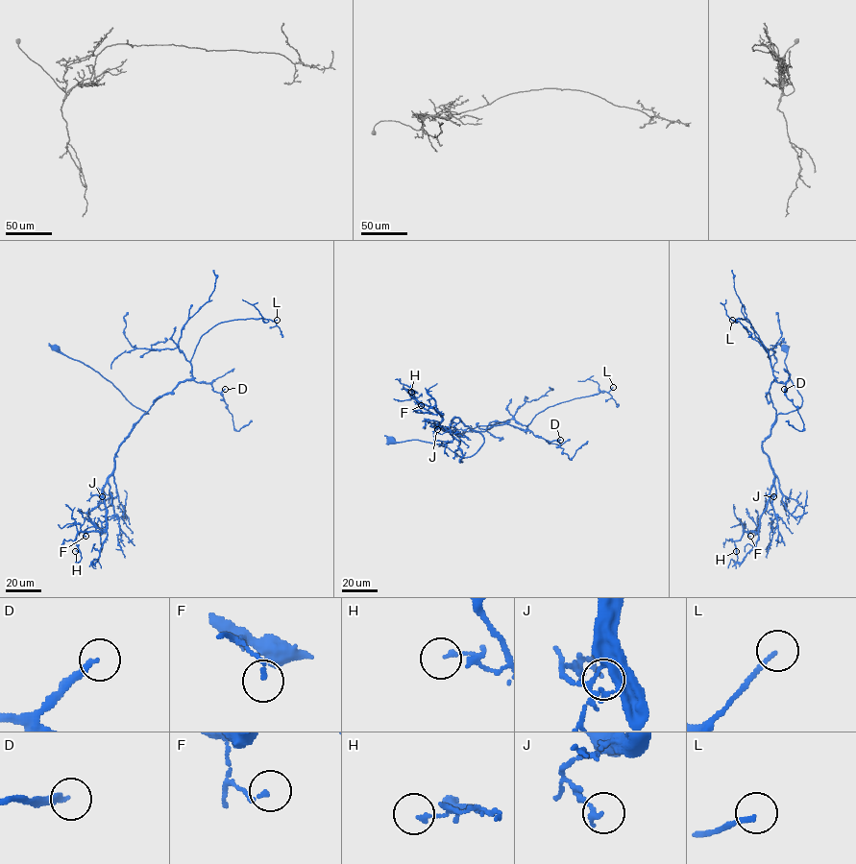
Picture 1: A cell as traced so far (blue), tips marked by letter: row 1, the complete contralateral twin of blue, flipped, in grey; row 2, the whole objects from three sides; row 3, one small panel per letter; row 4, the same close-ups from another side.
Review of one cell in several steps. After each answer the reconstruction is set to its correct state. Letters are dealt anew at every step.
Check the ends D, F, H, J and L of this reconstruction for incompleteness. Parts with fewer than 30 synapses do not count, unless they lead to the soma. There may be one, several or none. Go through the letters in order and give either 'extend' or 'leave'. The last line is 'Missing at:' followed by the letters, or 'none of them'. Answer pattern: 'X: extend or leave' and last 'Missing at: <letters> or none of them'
D: extend
F: leave
H: leave
J: leave
L: extend
Missing at: D, L

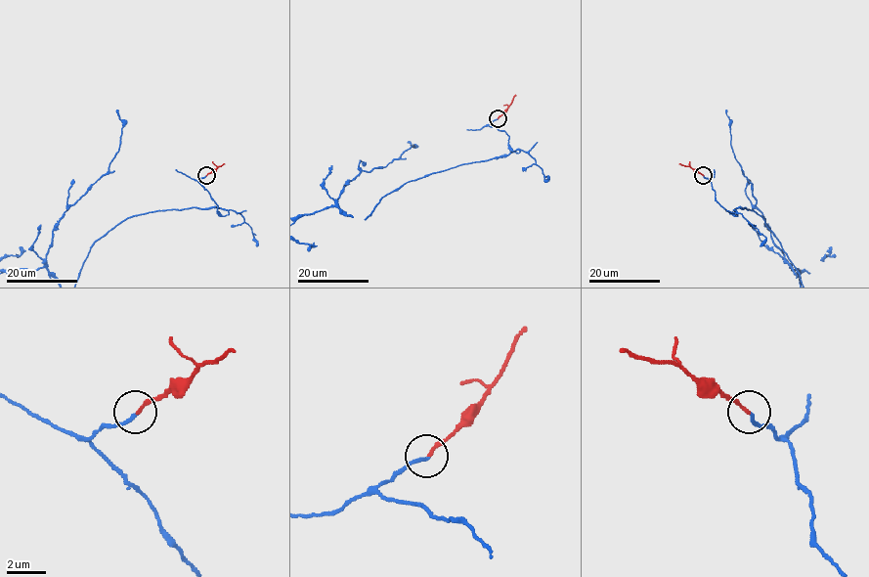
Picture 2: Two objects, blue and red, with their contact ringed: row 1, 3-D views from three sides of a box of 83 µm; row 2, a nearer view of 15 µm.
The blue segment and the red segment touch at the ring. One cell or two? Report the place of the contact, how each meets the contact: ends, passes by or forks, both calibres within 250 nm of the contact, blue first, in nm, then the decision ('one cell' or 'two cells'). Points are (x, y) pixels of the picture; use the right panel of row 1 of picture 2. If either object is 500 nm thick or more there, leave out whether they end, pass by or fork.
at (703, 175); blue ends there; red ends there; 170 nm thick on the blue side, 160 nm on the other; one cell

